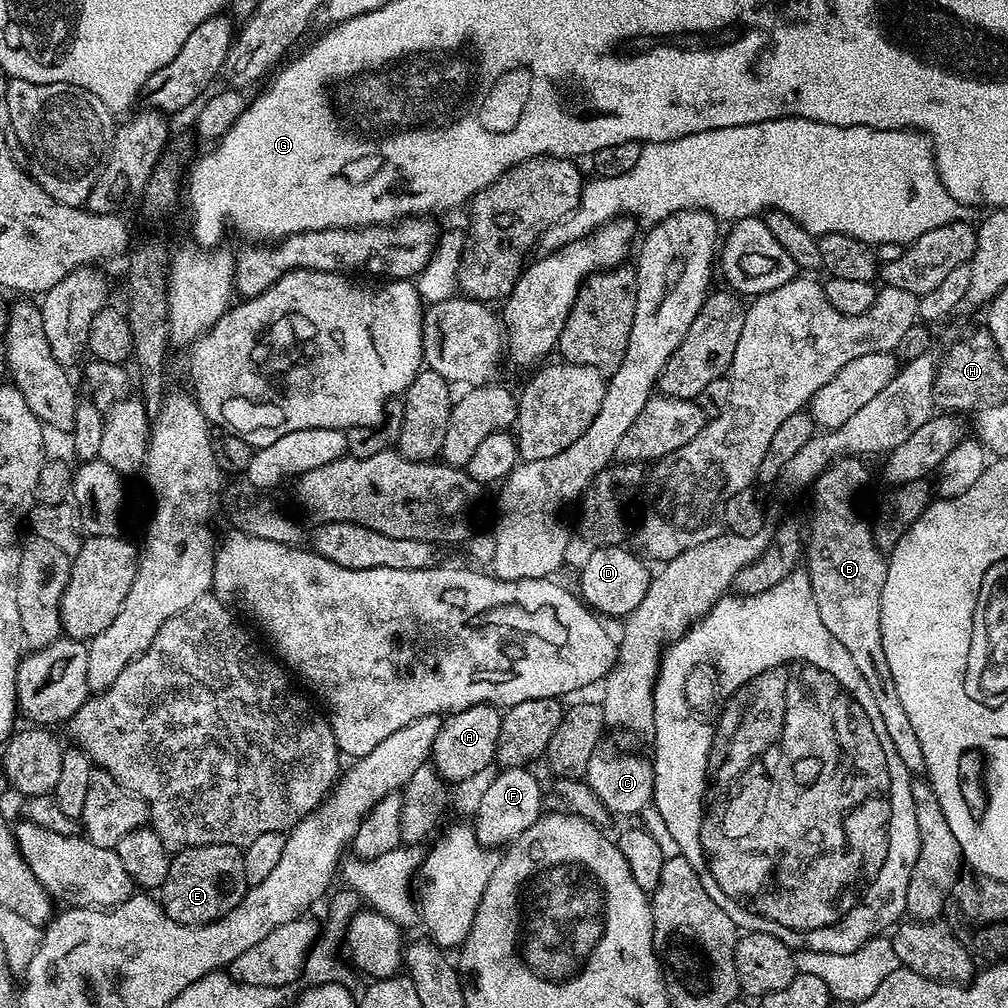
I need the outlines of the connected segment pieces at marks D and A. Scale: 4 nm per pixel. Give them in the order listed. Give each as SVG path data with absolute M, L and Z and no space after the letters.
M593 547L580 568L580 588L578 595L593 612L601 617L620 616L626 618L646 598L653 573L648 572L649 565L635 551L627 552L627 547L615 548Z
M494 704L470 706L461 712L445 715L440 721L440 729L434 738L430 763L449 785L455 786L470 774L486 770L495 761L501 709Z

